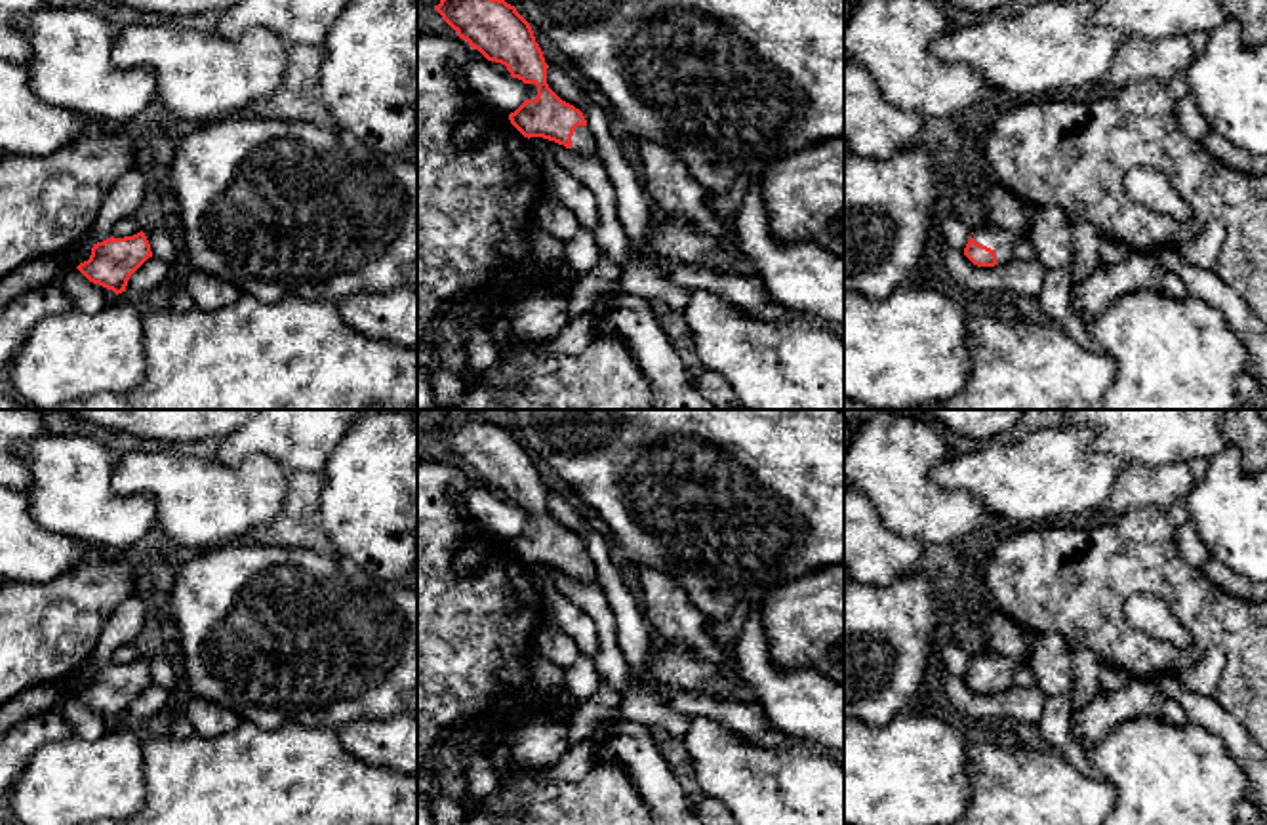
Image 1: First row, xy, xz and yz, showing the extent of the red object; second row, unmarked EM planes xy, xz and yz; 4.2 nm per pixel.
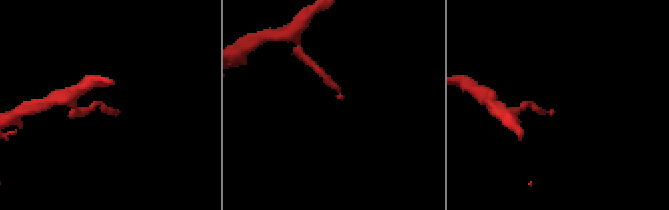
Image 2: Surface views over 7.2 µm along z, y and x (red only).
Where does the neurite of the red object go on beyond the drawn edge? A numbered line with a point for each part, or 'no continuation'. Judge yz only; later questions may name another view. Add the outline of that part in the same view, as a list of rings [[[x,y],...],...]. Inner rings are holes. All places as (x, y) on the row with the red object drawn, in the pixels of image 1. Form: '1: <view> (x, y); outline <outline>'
1: yz (1001, 241); outline [[[1000,227],[977,229],[972,238],[996,253],[996,263],[1004,263],[1014,259],[1014,248],[1019,238],[1029,238],[1029,227],[1021,231],[1006,231]]]

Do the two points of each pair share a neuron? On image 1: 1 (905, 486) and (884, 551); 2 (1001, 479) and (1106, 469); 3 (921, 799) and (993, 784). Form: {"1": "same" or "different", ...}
{"1": "different", "2": "same", "3": "different"}

